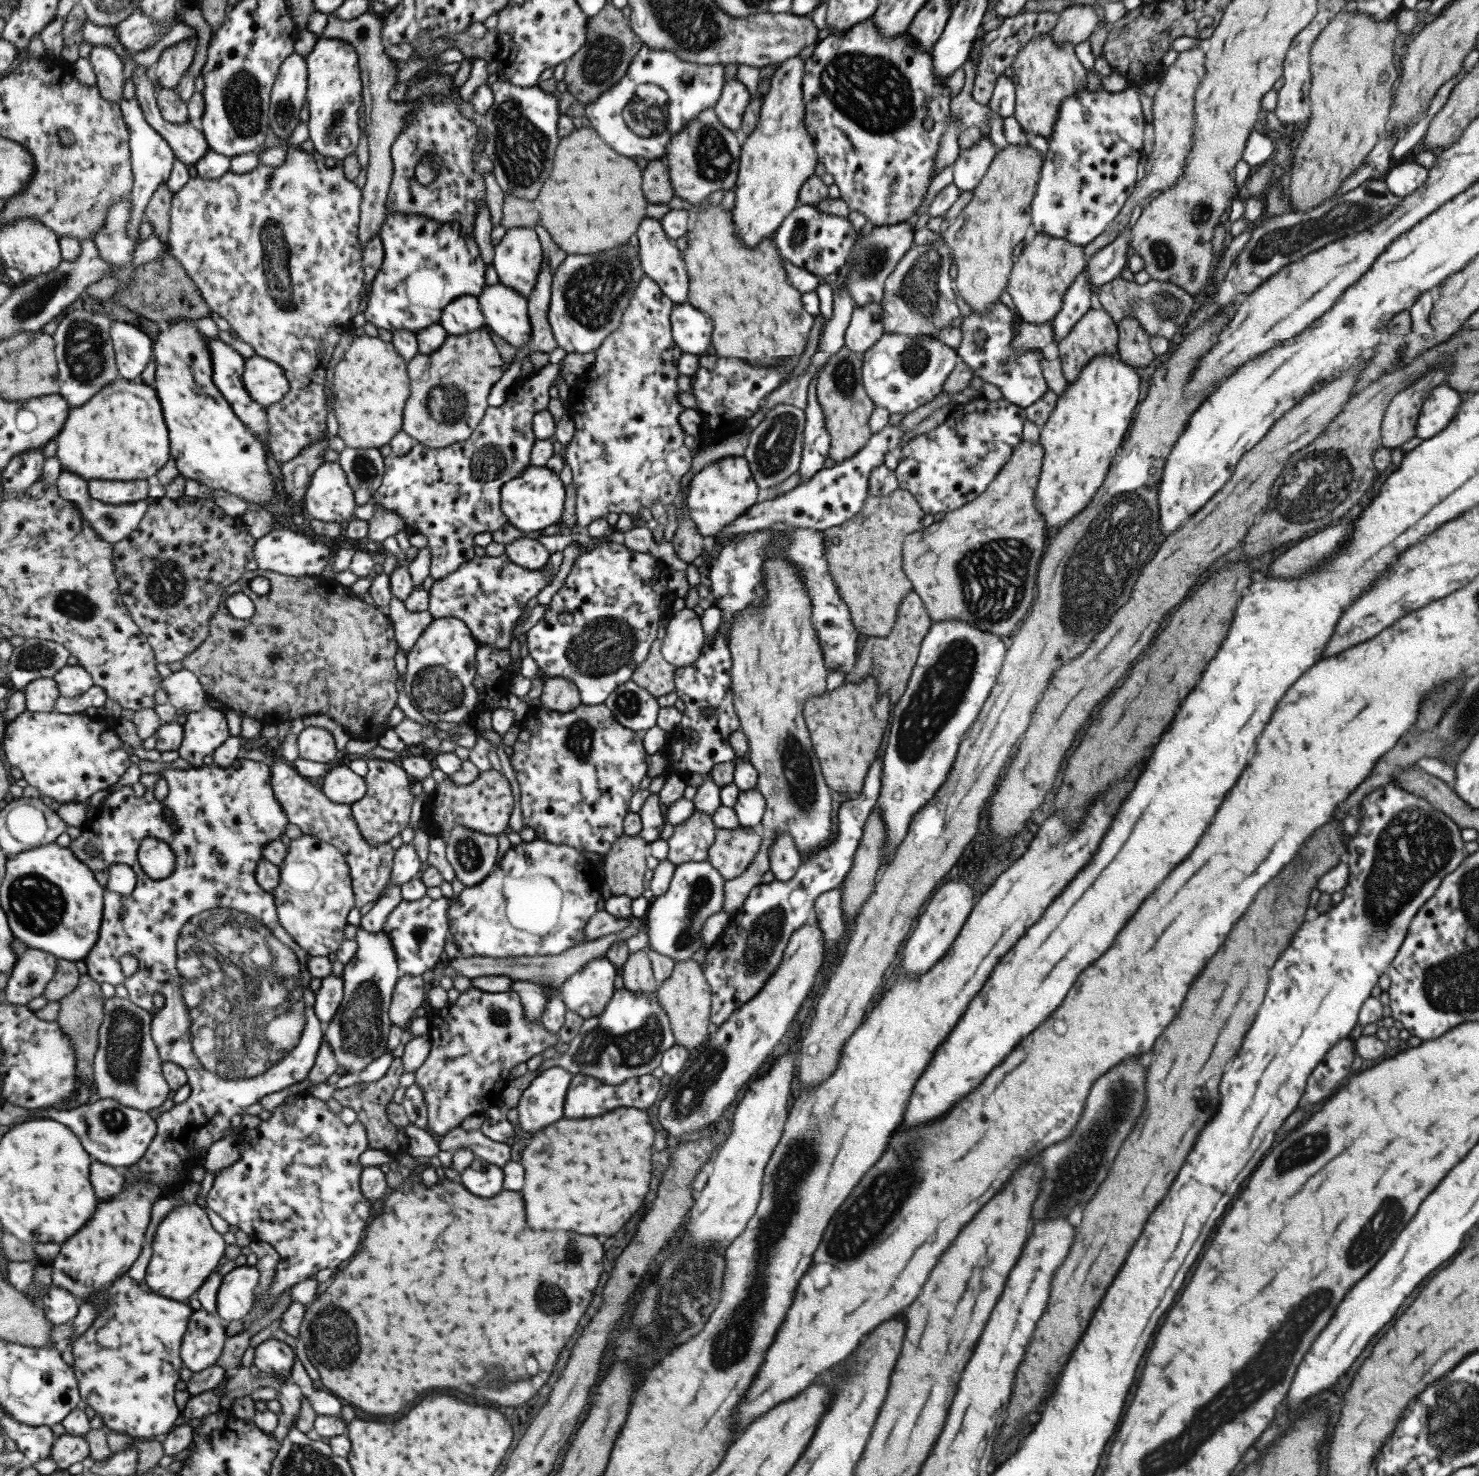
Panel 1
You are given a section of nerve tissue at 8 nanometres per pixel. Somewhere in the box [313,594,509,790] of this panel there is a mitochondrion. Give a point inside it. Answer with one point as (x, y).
(438, 690)

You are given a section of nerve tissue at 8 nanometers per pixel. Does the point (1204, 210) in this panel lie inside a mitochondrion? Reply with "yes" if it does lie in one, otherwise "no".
no

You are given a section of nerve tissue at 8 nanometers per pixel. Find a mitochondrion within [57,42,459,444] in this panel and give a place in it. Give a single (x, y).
(275, 261)

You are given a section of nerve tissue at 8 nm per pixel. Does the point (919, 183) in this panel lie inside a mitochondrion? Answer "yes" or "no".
no

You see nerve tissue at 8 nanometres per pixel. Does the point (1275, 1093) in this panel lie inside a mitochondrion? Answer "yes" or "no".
no

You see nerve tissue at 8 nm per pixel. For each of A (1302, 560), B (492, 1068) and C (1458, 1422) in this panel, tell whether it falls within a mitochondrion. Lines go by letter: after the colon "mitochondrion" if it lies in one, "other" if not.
A: mitochondrion
B: other
C: mitochondrion

